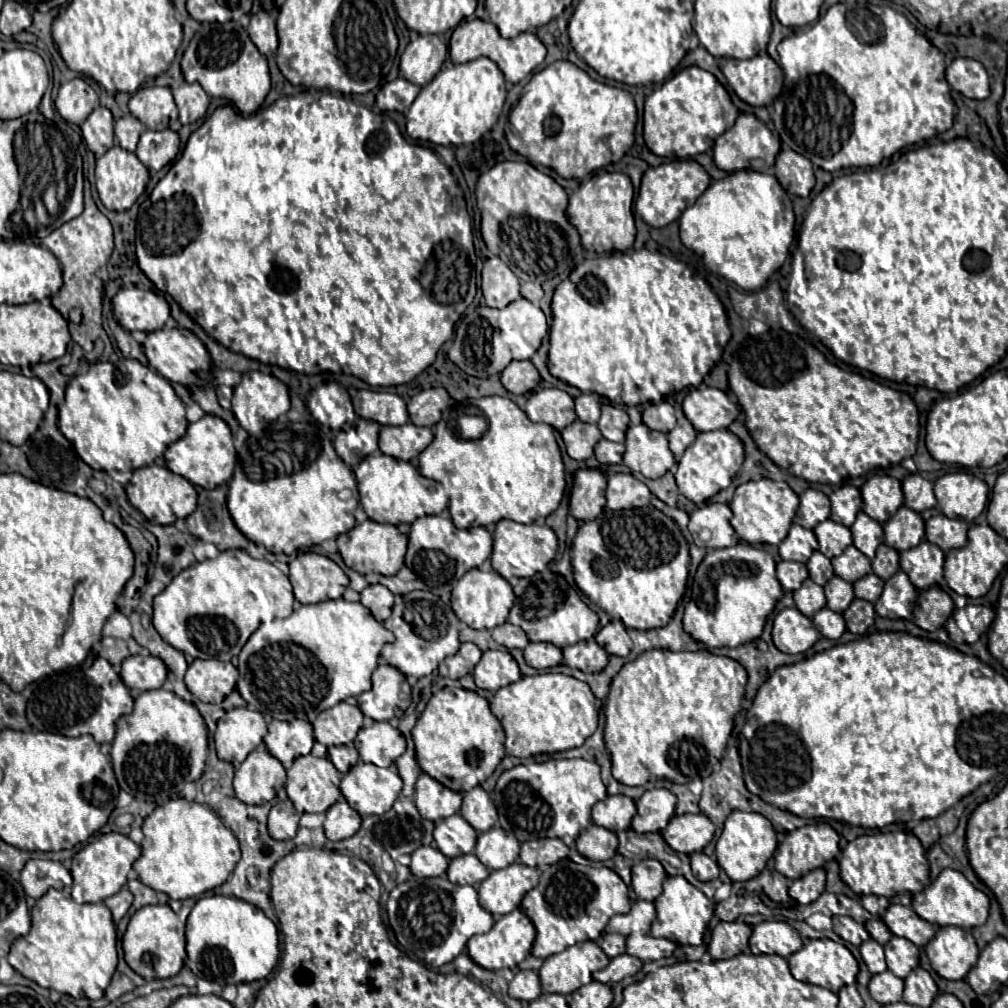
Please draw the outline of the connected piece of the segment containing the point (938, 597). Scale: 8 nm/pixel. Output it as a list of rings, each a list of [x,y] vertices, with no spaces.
[[[931,587],[931,589],[919,593],[913,621],[915,621],[915,625],[919,625],[925,631],[935,631],[945,625],[945,621],[953,613],[953,609],[955,609],[955,605],[943,589]]]

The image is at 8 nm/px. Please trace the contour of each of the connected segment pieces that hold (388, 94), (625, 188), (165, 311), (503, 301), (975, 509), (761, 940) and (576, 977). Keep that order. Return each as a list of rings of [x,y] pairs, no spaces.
[[[399,77],[395,81],[385,83],[379,93],[377,93],[377,107],[381,111],[399,111],[399,113],[407,113],[409,105],[415,101],[415,97],[419,95],[421,87],[409,83],[407,79]]]
[[[597,171],[571,193],[567,205],[567,219],[579,231],[581,245],[587,251],[627,251],[635,241],[635,219],[633,219],[633,185],[625,173]]]
[[[136,285],[121,288],[113,297],[113,313],[127,331],[157,331],[169,319],[169,303],[152,289]]]
[[[499,257],[485,261],[481,271],[481,291],[487,307],[495,309],[503,309],[521,297],[519,279],[515,279],[515,273]]]
[[[947,473],[935,481],[935,497],[943,515],[971,523],[985,509],[989,489],[975,475]]]
[[[785,921],[759,923],[757,927],[753,927],[753,935],[749,939],[749,945],[757,947],[765,955],[789,957],[803,947],[801,935]]]
[[[593,941],[577,943],[545,959],[543,967],[539,969],[541,987],[545,993],[569,995],[593,981],[591,973],[605,969],[607,963],[609,957]]]

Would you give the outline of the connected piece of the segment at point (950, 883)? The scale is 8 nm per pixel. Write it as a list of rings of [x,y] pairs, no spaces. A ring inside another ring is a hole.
[[[943,869],[939,873],[939,877],[921,893],[913,895],[913,911],[939,927],[945,925],[955,925],[955,927],[963,927],[963,929],[973,929],[973,927],[981,927],[987,921],[989,915],[989,899],[983,891],[975,889],[959,871],[953,869]]]

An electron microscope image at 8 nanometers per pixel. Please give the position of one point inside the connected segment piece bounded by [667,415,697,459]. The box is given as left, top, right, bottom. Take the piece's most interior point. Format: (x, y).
(683, 435)

